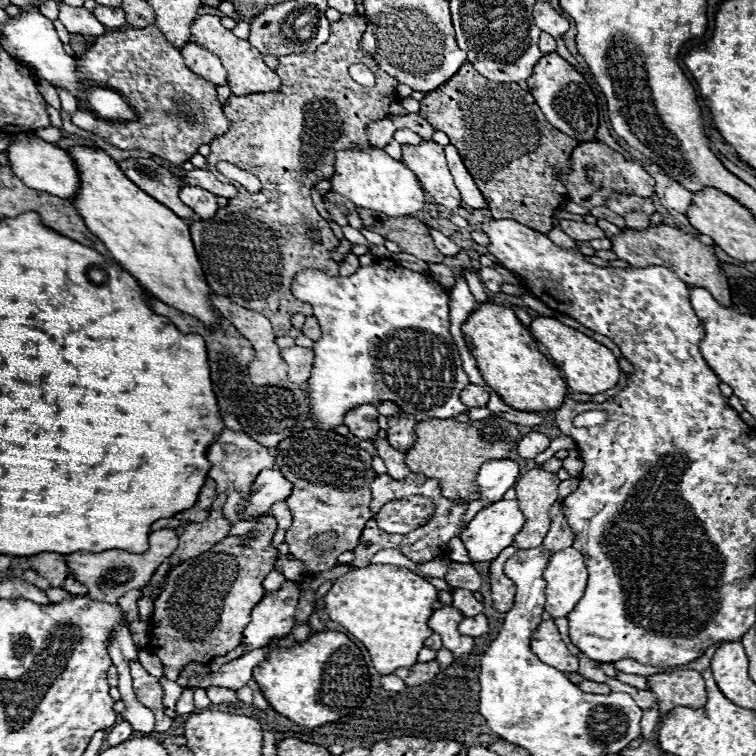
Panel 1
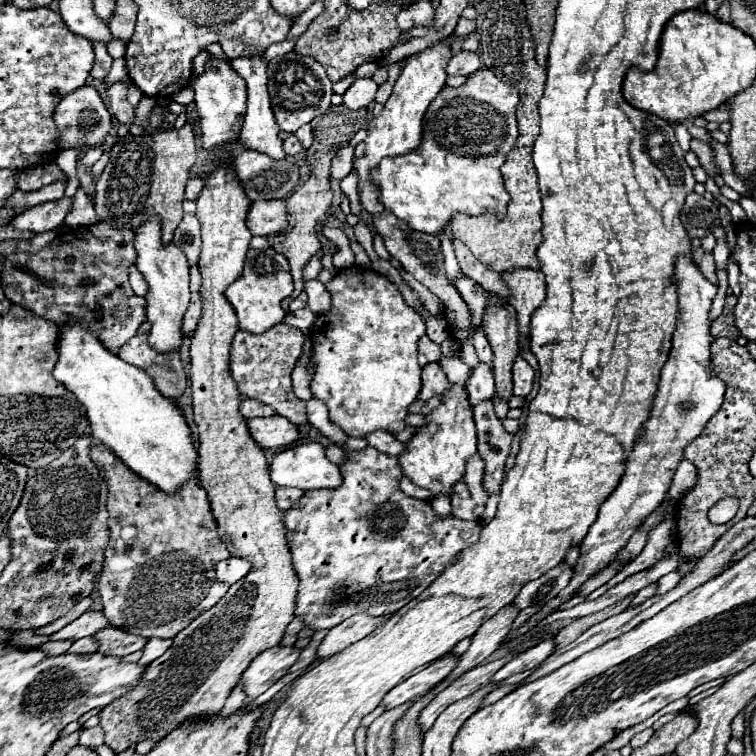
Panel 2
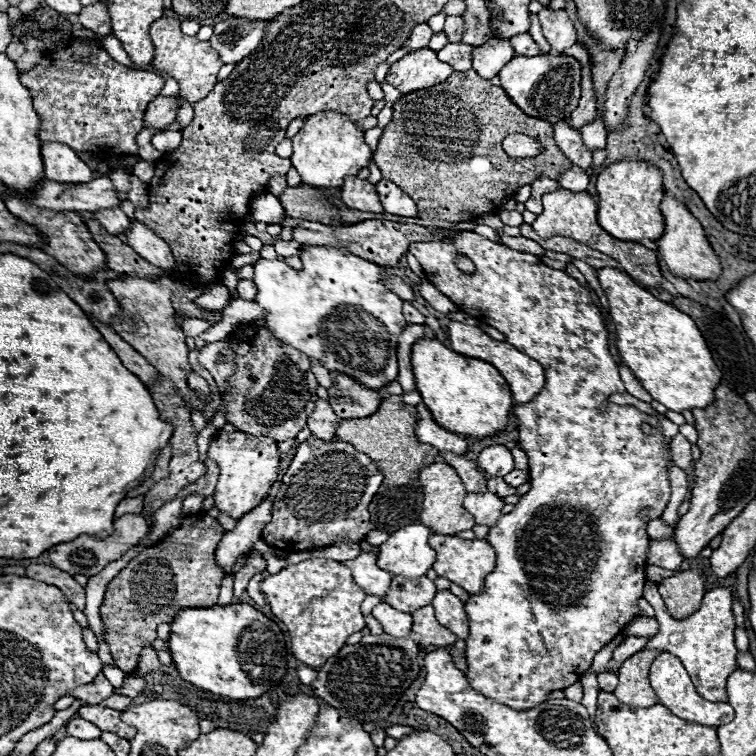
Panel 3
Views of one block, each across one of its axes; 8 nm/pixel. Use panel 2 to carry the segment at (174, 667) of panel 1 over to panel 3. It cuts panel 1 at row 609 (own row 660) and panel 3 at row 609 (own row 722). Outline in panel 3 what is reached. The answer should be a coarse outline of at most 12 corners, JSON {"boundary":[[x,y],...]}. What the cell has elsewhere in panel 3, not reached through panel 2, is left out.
{"boundary":[[186,516],[108,584],[100,616],[124,674],[184,608],[216,604],[224,528]]}

